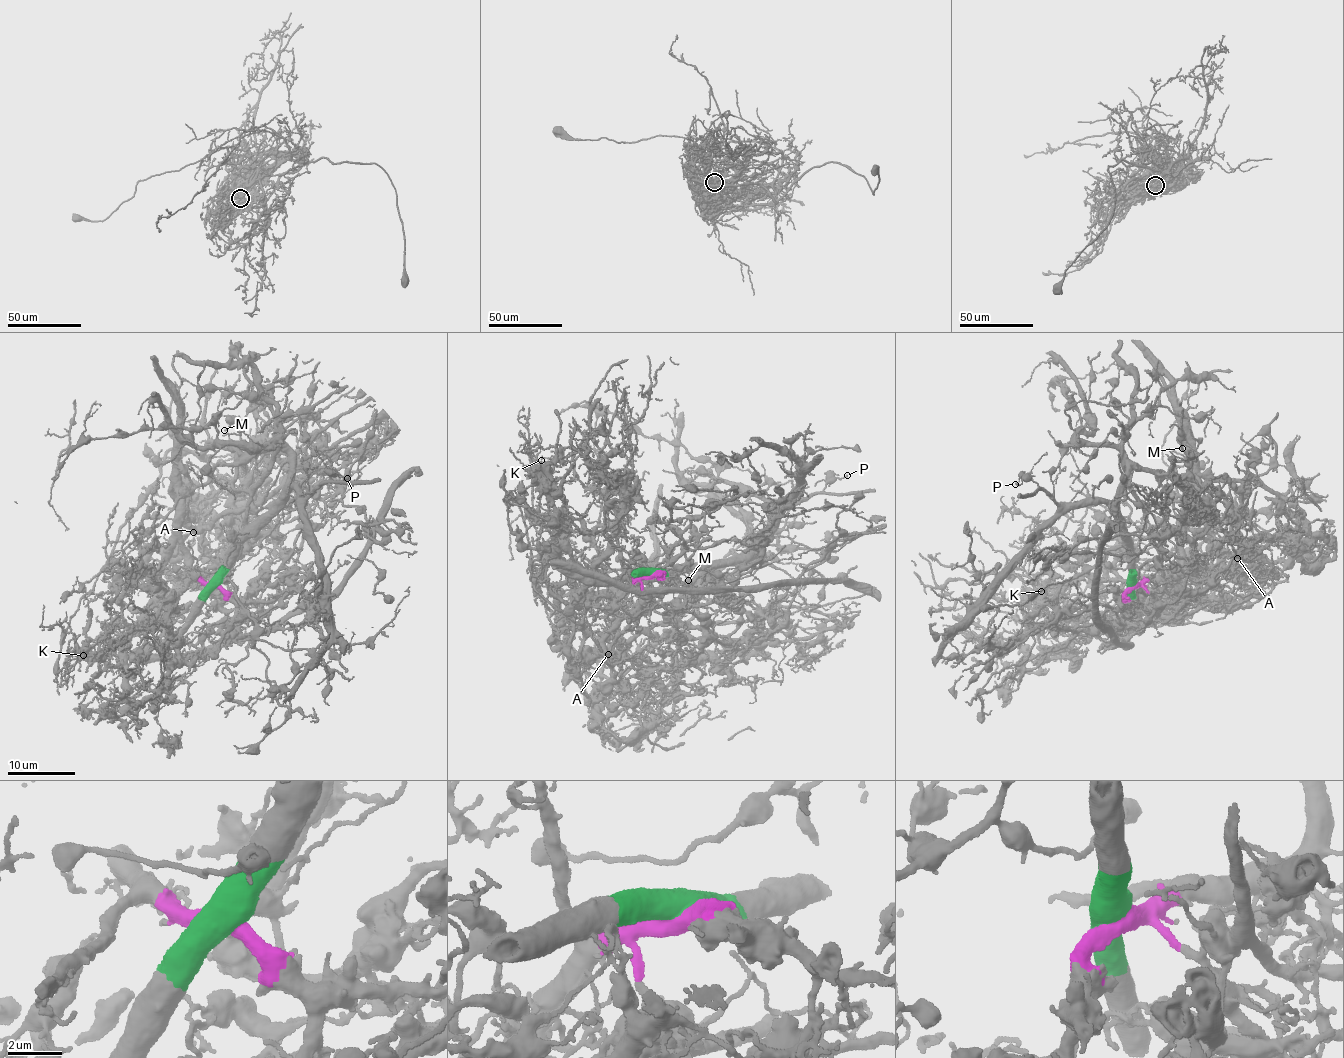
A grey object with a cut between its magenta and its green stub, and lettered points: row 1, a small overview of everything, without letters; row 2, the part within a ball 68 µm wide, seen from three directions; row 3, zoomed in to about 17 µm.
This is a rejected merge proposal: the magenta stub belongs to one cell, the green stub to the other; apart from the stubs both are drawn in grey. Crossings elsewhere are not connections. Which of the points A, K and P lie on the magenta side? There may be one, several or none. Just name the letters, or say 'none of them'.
A, K

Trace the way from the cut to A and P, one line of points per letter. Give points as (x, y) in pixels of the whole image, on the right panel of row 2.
A: (1133, 585), (1154, 580), (1173, 584), (1176, 588), (1223, 598), (1242, 607), (1247, 595), (1235, 561), (1238, 558)
P: (1133, 585), (1129, 554), (1115, 512), (1110, 507), (1102, 502), (1063, 506), (1030, 479), (1015, 483)

